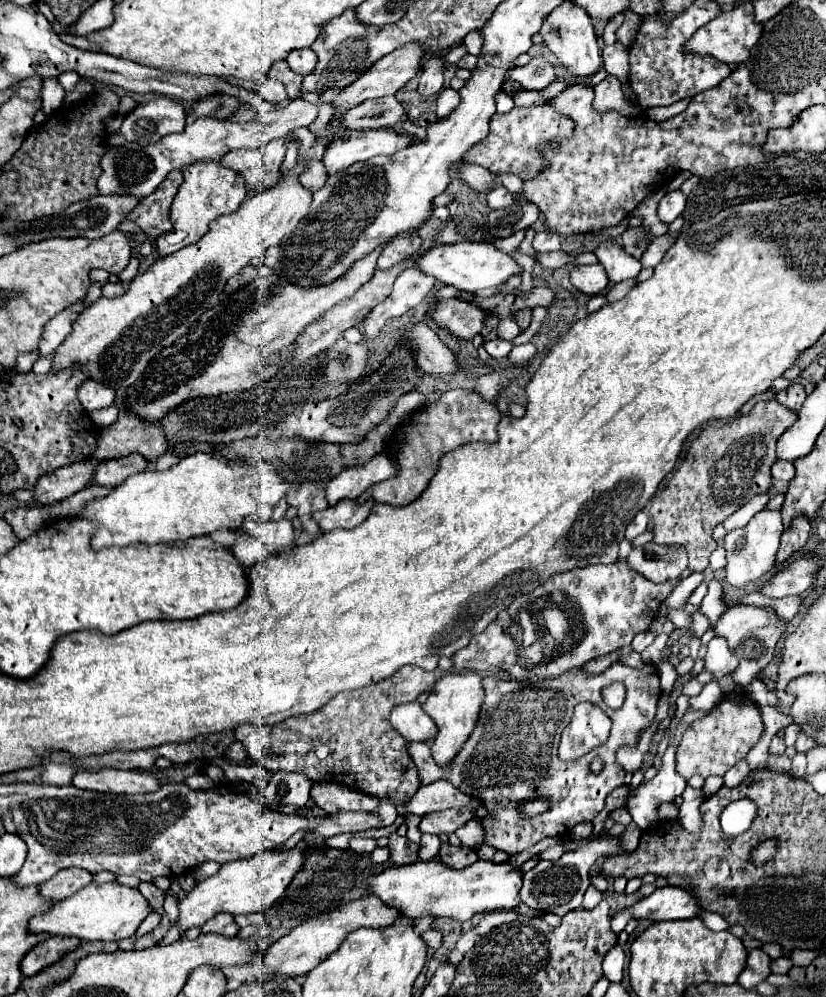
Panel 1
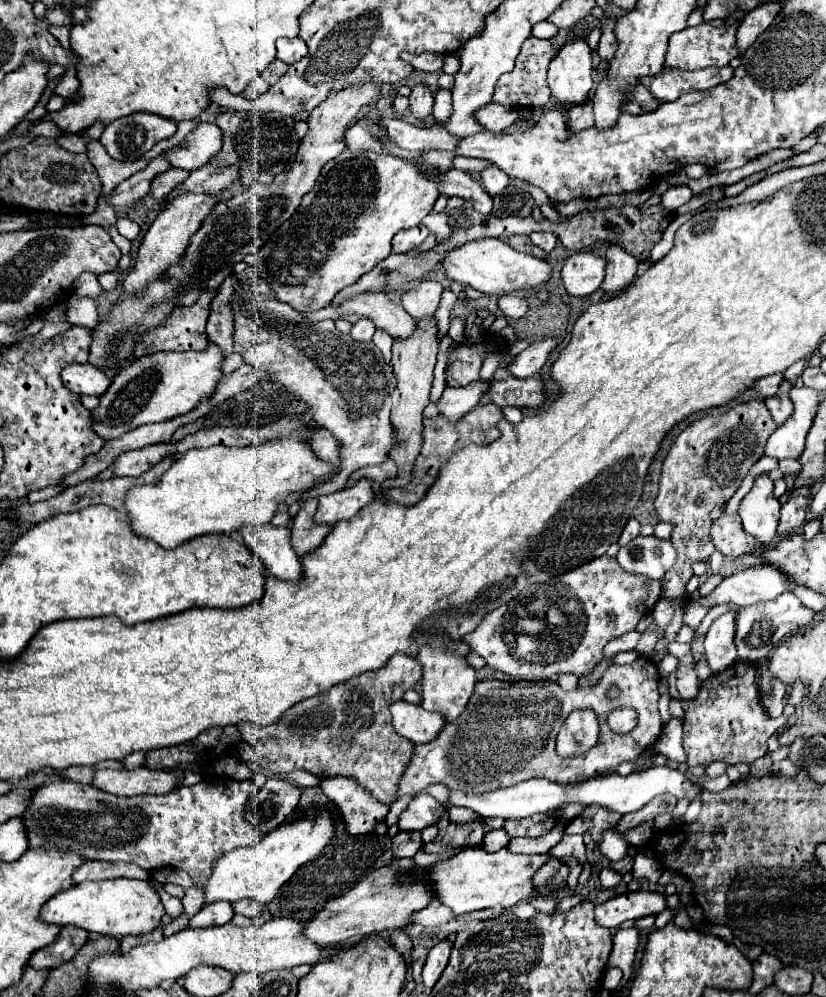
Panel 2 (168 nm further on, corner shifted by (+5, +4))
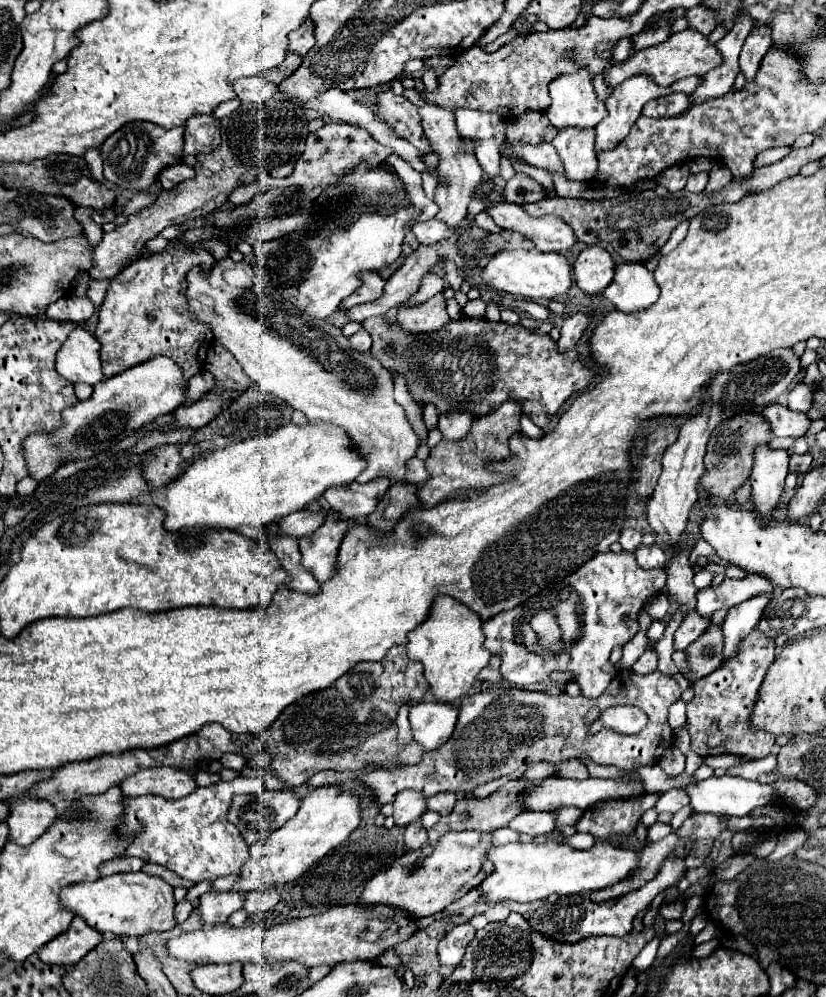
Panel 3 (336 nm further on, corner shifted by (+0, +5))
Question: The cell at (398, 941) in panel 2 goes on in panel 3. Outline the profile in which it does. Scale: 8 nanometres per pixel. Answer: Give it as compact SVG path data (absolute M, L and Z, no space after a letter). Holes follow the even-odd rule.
M394 948L386 950L384 954L380 954L380 956L376 958L376 962L378 962L378 964L384 964L384 966L390 966L390 968L398 968L398 966L400 966L400 958L398 958L398 954L394 952Z

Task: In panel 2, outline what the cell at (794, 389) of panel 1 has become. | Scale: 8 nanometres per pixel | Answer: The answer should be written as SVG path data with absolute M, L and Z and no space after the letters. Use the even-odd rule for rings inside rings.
M781 383L781 395L765 399L765 405L767 405L767 409L769 409L769 413L777 425L783 425L793 413L793 403L789 399L789 391L791 391L791 385Z

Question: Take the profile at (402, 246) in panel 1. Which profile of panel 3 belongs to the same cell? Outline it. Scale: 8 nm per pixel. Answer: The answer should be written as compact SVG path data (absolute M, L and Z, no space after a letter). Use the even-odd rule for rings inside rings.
M432 218L428 222L416 222L412 226L412 234L420 244L434 244L446 236L450 236L452 232L448 230L448 226L444 226L440 220Z

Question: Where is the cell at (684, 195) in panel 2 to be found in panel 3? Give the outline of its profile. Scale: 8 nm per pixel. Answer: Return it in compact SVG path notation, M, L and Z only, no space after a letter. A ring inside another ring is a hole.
M706 172L690 174L690 176L688 176L686 190L688 190L688 192L694 192L694 194L700 194L700 192L706 188L706 182L708 182L708 174L706 174Z

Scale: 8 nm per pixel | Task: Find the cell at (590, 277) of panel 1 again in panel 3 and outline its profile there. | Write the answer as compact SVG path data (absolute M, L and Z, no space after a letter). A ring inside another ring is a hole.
M588 246L582 250L574 262L574 280L576 286L586 294L604 292L604 288L612 282L614 276L614 260L600 246Z

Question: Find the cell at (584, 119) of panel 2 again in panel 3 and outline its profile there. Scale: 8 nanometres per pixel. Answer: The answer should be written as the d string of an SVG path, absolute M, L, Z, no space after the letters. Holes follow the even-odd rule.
M594 128L560 130L552 144L564 162L568 180L586 182L594 178L598 166L594 150Z

